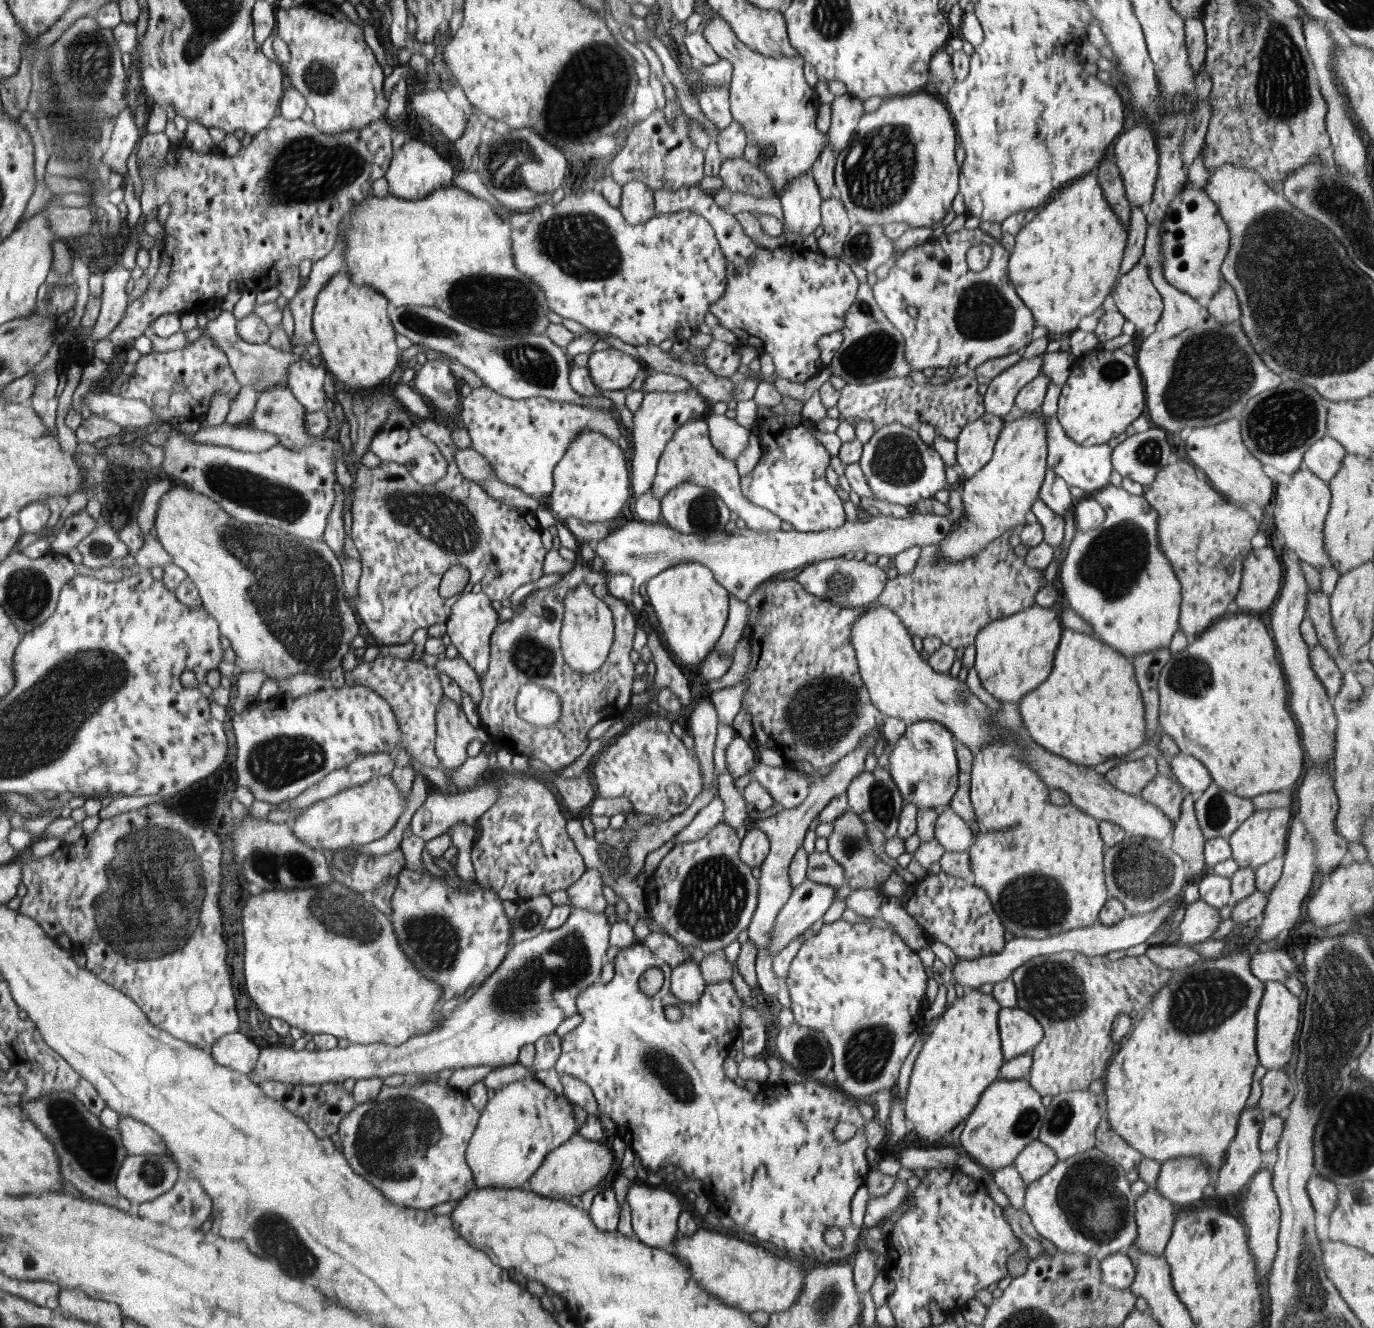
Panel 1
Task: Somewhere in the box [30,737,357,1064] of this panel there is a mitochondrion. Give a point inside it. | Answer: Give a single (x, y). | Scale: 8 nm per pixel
(176, 881)

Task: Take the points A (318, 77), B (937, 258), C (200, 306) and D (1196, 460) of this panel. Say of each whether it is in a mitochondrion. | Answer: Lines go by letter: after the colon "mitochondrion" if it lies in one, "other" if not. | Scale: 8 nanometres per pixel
A: mitochondrion
B: other
C: other
D: other

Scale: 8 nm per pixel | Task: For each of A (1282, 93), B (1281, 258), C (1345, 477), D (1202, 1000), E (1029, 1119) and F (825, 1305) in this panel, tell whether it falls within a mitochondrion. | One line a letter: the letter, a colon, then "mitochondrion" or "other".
A: mitochondrion
B: mitochondrion
C: other
D: mitochondrion
E: mitochondrion
F: mitochondrion

